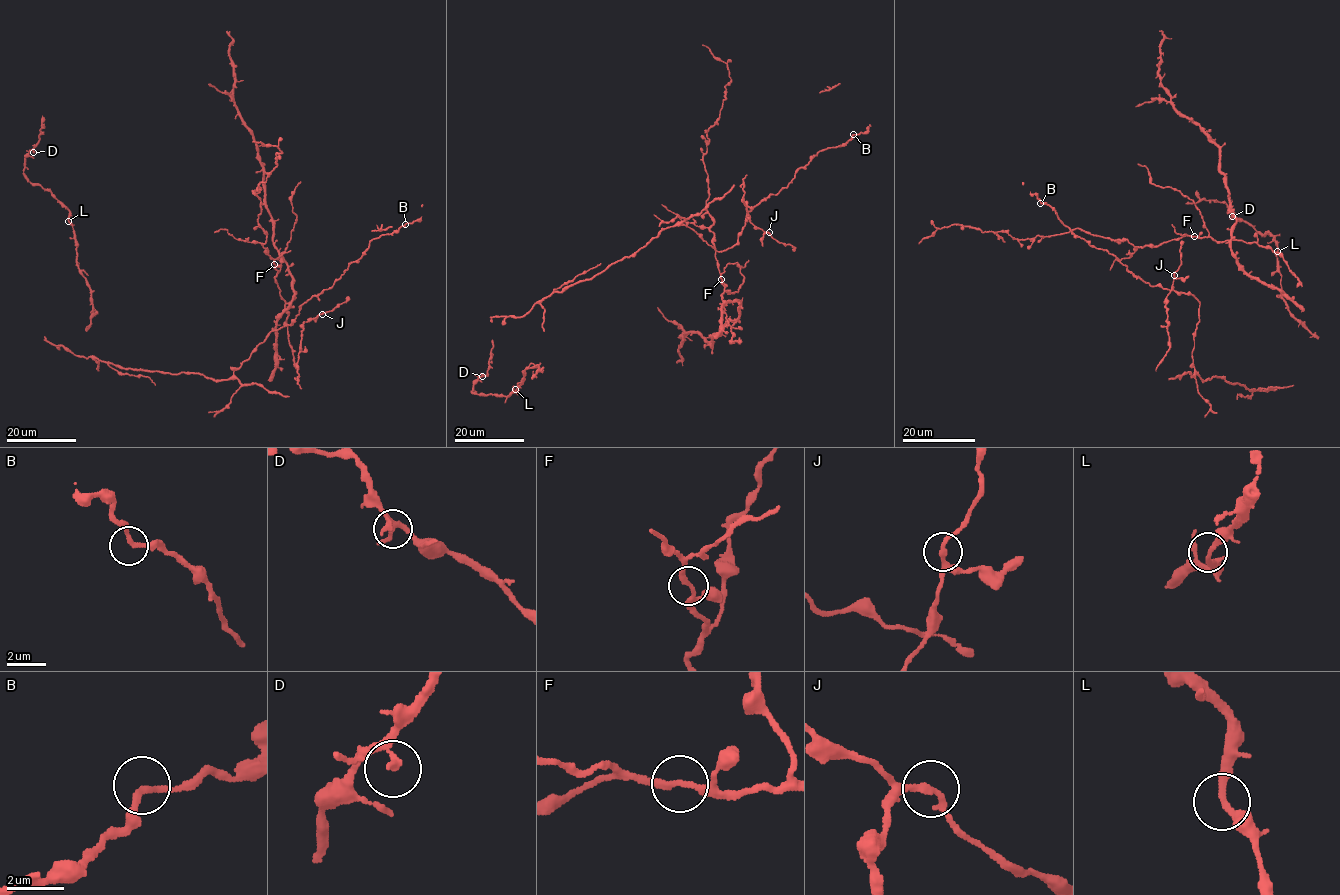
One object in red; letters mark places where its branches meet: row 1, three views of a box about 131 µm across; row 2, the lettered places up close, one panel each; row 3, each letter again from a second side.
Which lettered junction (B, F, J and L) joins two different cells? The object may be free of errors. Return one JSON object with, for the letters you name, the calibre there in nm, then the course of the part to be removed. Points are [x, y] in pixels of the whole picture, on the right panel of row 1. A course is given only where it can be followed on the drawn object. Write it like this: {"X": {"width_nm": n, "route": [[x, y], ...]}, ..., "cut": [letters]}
{"cut": []}

